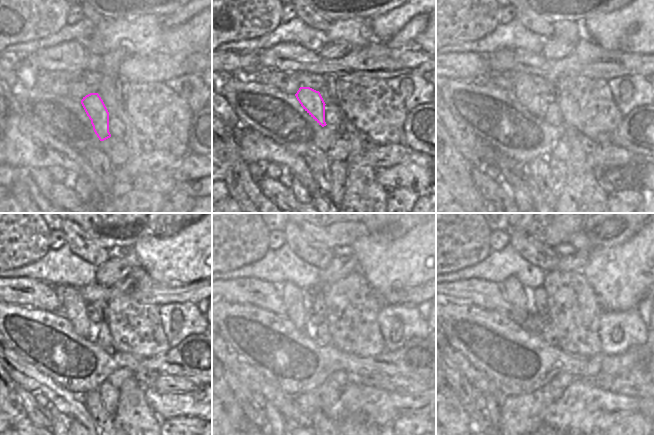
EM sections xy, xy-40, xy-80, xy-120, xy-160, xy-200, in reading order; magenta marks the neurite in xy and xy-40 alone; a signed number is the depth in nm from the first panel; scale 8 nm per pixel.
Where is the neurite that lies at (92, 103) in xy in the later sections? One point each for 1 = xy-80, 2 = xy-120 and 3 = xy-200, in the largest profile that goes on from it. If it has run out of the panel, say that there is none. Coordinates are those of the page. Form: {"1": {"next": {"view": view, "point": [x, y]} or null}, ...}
{"1": {"next": {"view": "xy-80", "point": [526, 91]}}, "2": {"next": {"view": "xy-120", "point": [76, 312]}}, "3": {"next": {"view": "xy-200", "point": [525, 303]}}}

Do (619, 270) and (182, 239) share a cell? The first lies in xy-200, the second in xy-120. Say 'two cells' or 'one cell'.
one cell

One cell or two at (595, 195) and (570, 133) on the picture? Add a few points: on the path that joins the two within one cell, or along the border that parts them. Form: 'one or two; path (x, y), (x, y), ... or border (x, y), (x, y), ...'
one; path (582, 180), (576, 148)

